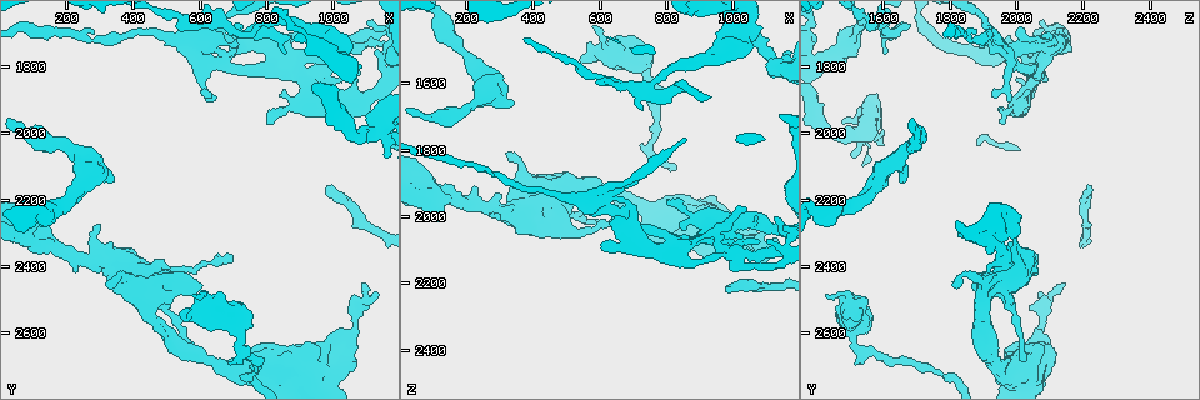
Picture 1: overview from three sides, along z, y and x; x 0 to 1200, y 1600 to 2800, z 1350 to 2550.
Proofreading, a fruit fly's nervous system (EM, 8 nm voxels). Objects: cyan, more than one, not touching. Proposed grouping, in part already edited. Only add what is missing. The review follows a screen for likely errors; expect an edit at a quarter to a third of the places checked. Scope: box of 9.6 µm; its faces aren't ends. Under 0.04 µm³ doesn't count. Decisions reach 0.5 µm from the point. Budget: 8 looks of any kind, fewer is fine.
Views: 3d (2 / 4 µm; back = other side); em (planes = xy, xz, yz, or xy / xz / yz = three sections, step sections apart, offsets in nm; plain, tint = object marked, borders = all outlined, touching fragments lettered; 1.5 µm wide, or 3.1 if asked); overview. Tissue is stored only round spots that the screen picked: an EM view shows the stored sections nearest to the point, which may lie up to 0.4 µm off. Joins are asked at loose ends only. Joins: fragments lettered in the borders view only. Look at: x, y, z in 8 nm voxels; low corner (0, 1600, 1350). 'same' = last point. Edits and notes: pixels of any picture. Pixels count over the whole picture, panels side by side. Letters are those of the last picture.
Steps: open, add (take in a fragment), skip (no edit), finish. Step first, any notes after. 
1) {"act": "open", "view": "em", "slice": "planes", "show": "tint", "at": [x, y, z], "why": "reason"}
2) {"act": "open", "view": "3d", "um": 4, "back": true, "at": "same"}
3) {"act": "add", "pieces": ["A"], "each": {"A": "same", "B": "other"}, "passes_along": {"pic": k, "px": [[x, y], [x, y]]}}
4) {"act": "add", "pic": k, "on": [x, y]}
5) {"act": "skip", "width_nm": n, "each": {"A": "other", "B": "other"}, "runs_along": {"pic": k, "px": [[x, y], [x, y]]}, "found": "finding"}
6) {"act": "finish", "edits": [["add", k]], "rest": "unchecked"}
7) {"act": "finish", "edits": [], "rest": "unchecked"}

{"act": "open", "view": "em", "slice": "xz", "step": 8, "show": "tint", "at": [300, 2280, 1990]}

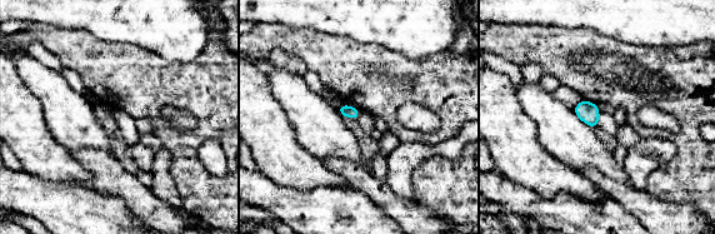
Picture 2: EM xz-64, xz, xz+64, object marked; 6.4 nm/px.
{"act": "open", "view": "em", "slice": "xz", "step": 8, "show": "borders", "at": "same", "why": "see the neighbours"}

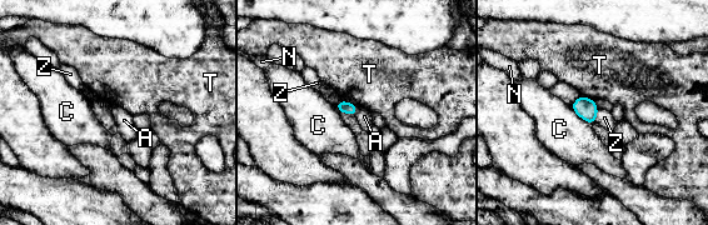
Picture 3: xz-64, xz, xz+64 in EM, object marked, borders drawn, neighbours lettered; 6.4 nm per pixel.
{"act": "skip", "each": {"A": "other", "C": "other", "N": "other", "T": "other", "Z": "other"}, "border": {"pic": 3, "px": [[342, 99], [358, 106]]}, "found": "none of them fits"}

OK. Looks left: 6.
{"act": "open", "view": "em", "slice": "planes", "show": "tint", "at": [590, 2480, 1420], "why": "thin end"}

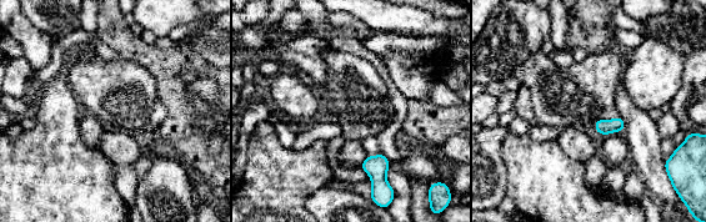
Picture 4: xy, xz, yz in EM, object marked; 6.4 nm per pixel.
{"act": "open", "view": "em", "slice": "planes", "show": "borders", "at": "same", "why": "see the neighbours"}

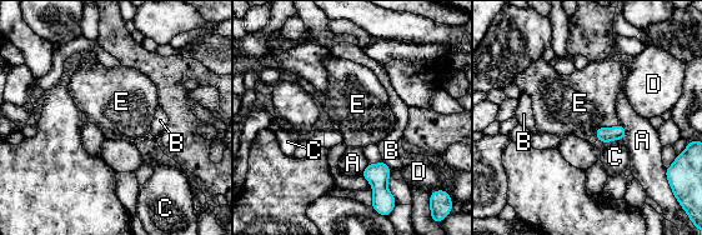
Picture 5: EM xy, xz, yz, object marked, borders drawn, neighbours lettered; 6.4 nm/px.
{"act": "skip", "width_nm": 100, "each": {"A": "other", "B": "other", "C": "other", "D": "other", "E": "other"}, "found": "none of them fits"}

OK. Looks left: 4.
{"act": "open", "view": "3d", "um": 4, "at": [330, 2150, 1650], "why": "free end"}

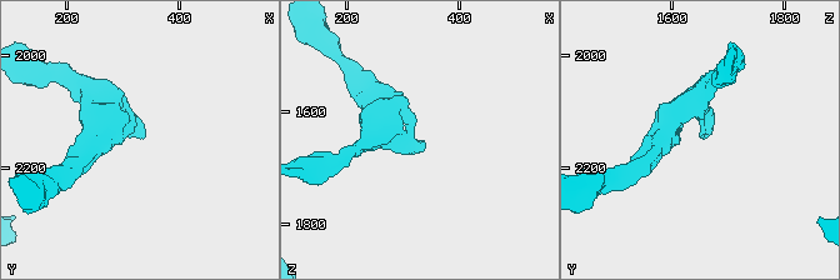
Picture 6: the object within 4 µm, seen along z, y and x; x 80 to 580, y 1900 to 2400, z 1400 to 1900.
{"act": "open", "view": "em", "slice": "planes", "show": "tint", "at": [330, 2150, 1650]}

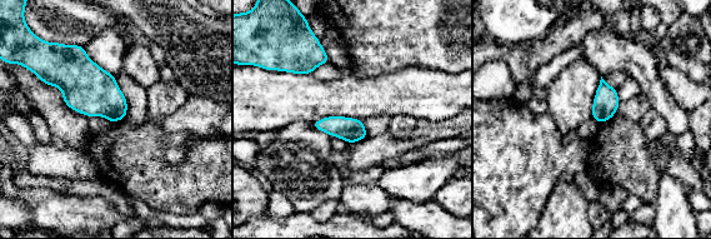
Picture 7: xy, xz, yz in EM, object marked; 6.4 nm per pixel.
{"act": "open", "view": "em", "slice": "planes", "show": "borders", "at": "same"}

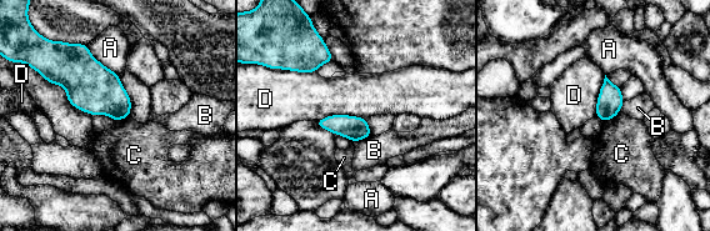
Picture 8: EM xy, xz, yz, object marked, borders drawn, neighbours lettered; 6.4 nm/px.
{"act": "skip", "each": {"A": "other", "B": "other", "C": "other", "D": "other"}, "border": {"pic": 8, "px": [[365, 117], [328, 115], [315, 121]]}, "found": "no lettered fragment goes on from it"}

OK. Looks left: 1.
{"act": "finish", "edits": [], "rest": "unchecked"}

